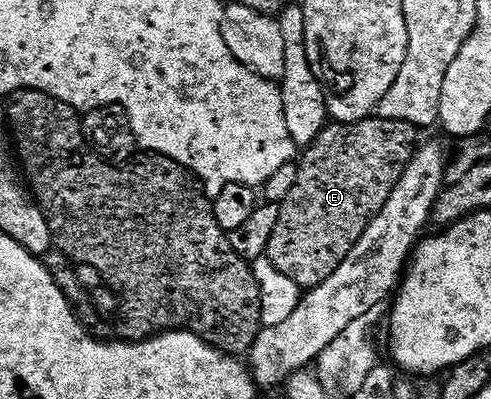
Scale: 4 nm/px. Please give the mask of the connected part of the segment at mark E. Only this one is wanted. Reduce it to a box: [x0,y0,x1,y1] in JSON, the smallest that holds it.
[267,116,418,288]

